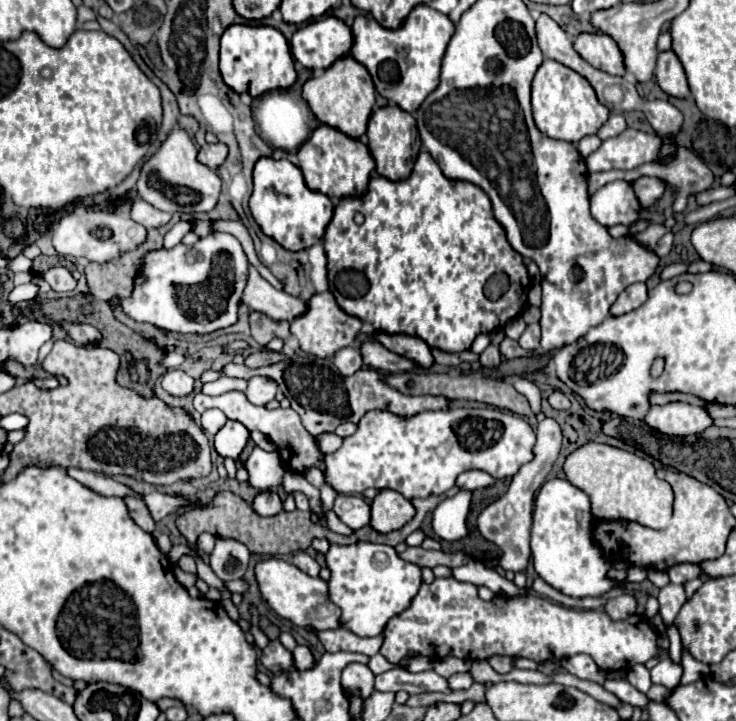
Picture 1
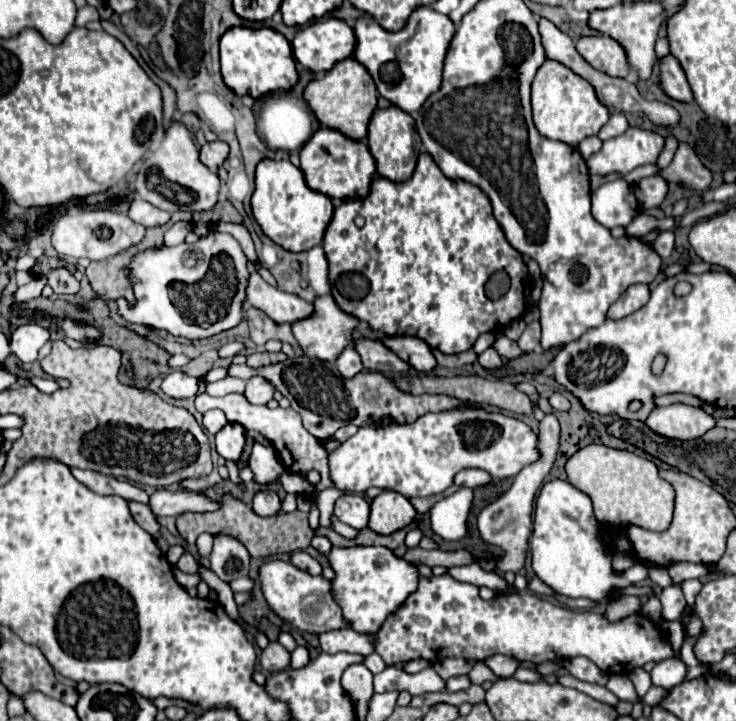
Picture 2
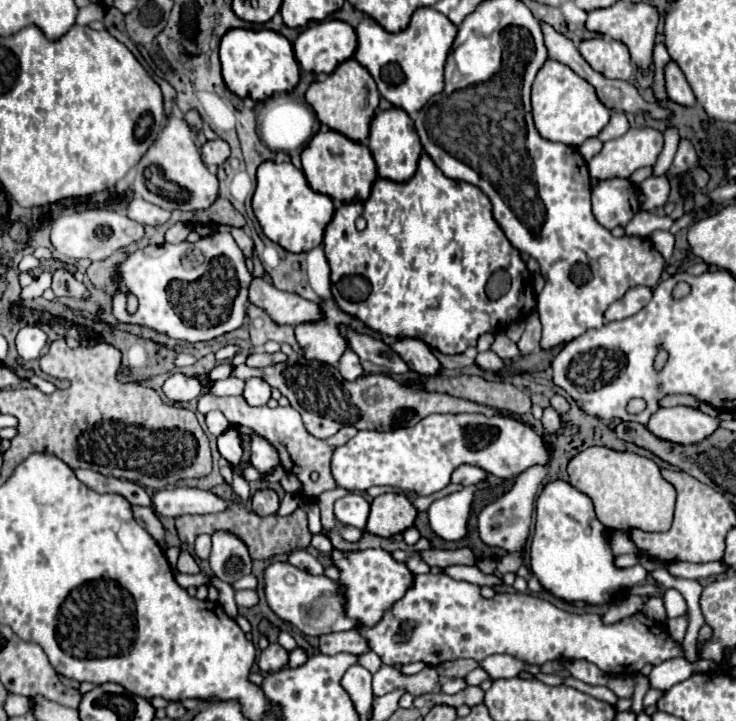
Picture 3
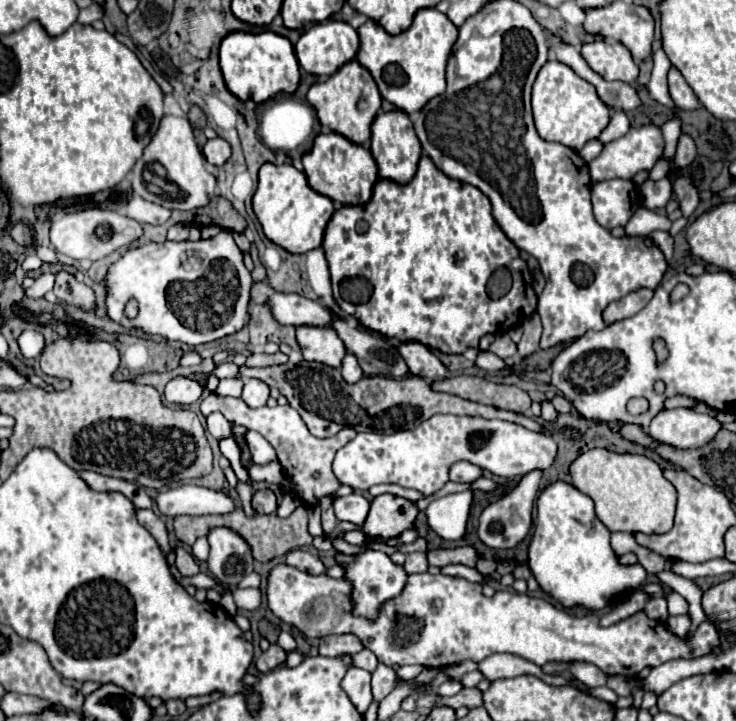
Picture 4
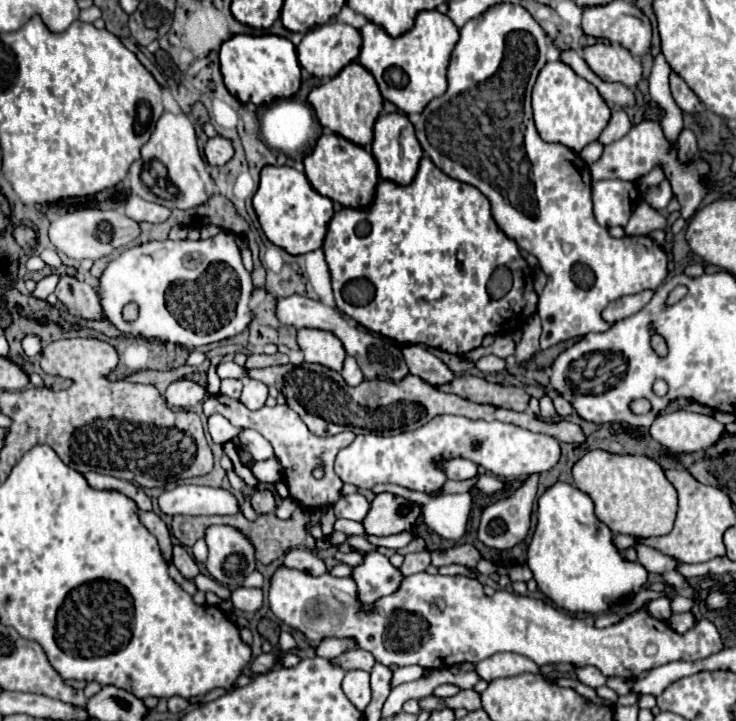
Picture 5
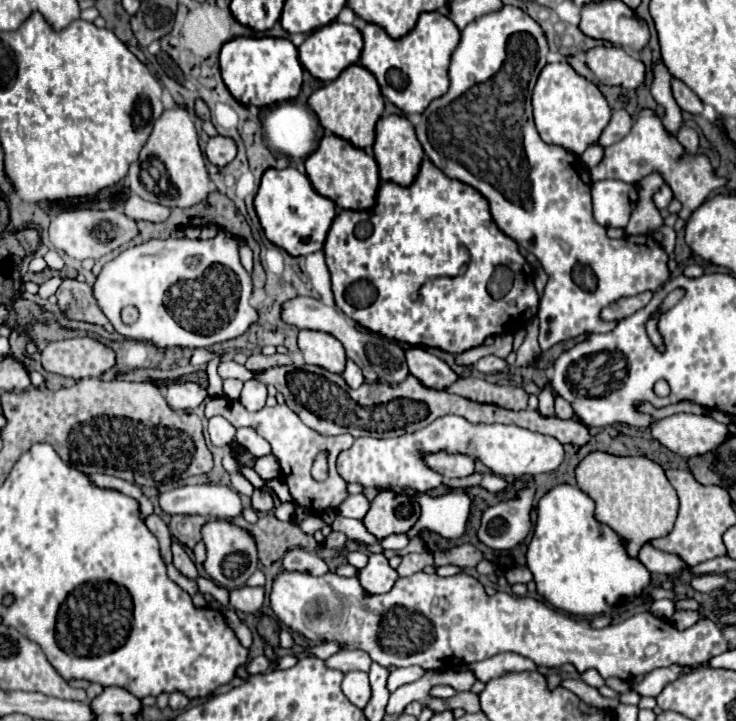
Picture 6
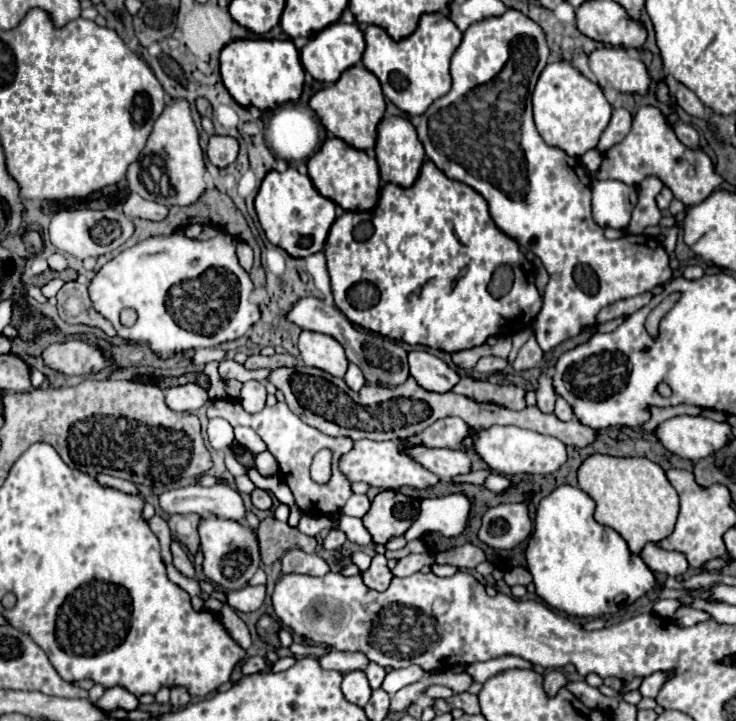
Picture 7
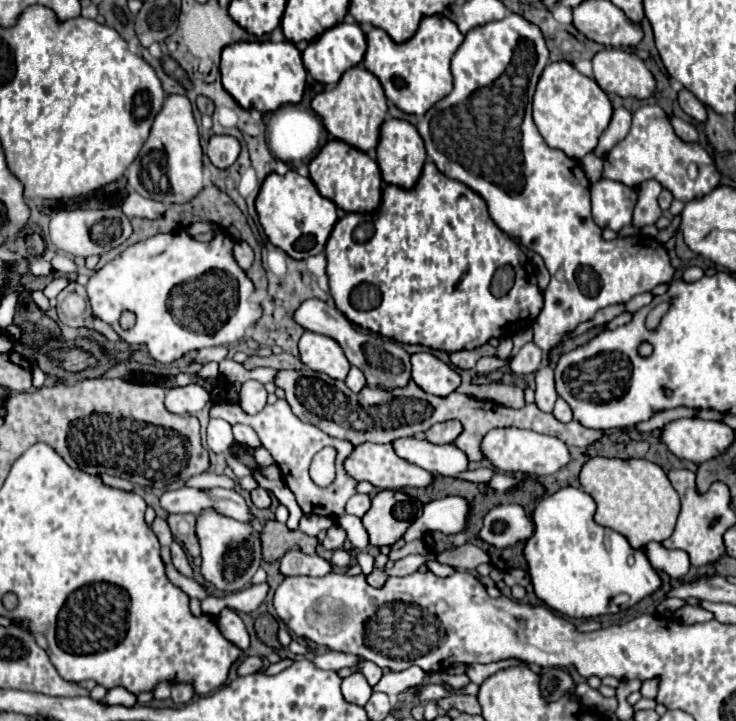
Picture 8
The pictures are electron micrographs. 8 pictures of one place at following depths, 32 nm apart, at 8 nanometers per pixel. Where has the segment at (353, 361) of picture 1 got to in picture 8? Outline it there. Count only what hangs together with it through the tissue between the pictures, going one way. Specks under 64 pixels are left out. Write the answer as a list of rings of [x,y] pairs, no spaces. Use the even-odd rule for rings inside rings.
[[[356,366],[350,368],[350,372],[348,372],[348,376],[346,376],[346,386],[348,386],[352,392],[360,392],[360,390],[366,386],[364,374],[362,374]]]

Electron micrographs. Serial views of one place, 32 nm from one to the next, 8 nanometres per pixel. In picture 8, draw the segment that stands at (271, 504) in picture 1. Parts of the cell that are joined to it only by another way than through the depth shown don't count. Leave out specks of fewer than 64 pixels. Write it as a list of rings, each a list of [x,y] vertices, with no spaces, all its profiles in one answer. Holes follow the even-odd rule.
[[[254,488],[252,502],[256,508],[270,508],[270,494],[264,488]]]

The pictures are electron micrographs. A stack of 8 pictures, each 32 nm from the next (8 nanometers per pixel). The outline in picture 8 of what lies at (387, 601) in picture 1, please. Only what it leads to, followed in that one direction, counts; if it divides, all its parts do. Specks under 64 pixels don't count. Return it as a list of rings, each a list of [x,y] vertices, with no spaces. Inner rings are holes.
[[[378,554],[378,556],[374,558],[374,570],[372,570],[372,574],[366,576],[366,580],[368,580],[370,586],[374,586],[374,588],[382,588],[382,586],[386,584],[388,574],[386,574],[386,568],[384,568],[384,566],[386,566],[386,556]]]

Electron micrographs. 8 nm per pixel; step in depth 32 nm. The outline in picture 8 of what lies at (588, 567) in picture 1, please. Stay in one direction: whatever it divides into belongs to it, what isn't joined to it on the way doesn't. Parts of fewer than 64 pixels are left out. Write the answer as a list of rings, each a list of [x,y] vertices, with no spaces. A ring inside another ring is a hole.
[[[572,486],[560,488],[542,498],[534,508],[534,534],[524,546],[536,596],[548,608],[570,618],[616,614],[618,606],[612,598],[620,592],[630,592],[630,606],[634,606],[662,586],[662,580],[650,566],[644,550],[632,550],[622,534],[596,524],[594,512],[596,502],[590,494]]]

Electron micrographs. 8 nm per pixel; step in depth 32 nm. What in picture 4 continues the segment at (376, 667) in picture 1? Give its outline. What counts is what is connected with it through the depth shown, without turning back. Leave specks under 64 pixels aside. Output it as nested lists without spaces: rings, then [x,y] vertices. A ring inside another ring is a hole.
[[[362,650],[362,652],[354,654],[352,658],[354,658],[354,666],[360,666],[360,668],[364,668],[364,670],[368,670],[368,672],[374,672],[376,666],[378,666],[378,658],[376,658],[376,654],[370,652],[370,650]]]

